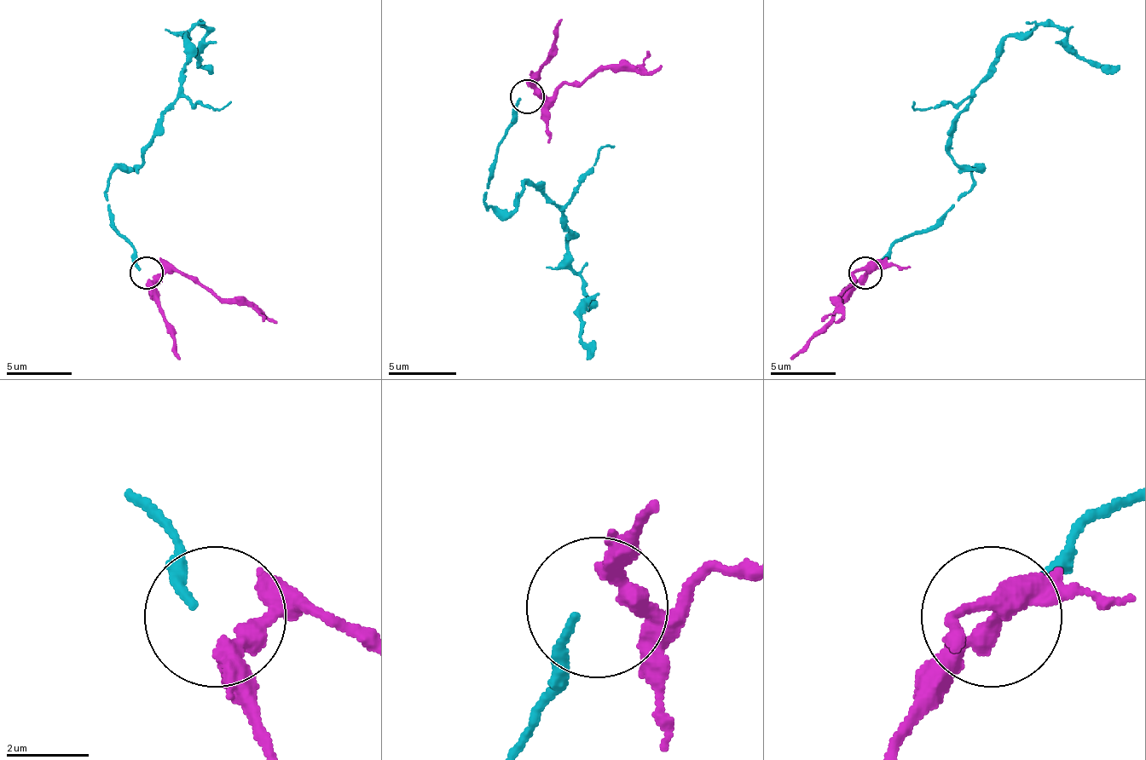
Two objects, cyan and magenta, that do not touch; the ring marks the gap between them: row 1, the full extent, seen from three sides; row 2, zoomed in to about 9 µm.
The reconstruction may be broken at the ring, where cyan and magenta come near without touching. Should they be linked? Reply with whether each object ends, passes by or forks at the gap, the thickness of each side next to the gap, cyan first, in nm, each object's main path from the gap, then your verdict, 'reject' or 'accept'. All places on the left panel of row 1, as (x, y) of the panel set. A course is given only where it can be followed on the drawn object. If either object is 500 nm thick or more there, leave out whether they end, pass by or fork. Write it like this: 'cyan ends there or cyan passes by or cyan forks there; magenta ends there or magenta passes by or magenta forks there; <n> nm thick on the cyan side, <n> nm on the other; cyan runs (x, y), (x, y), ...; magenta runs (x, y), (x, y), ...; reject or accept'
cyan ends there; magenta passes by; 190 nm thick on the cyan side, 380 nm on the other; cyan runs (141, 267), (115, 228), (108, 182), (135, 169), (177, 96), (197, 24), (211, 70); magenta runs (151, 278), (170, 271), (191, 274), (220, 297), (246, 297), (276, 324); accept

